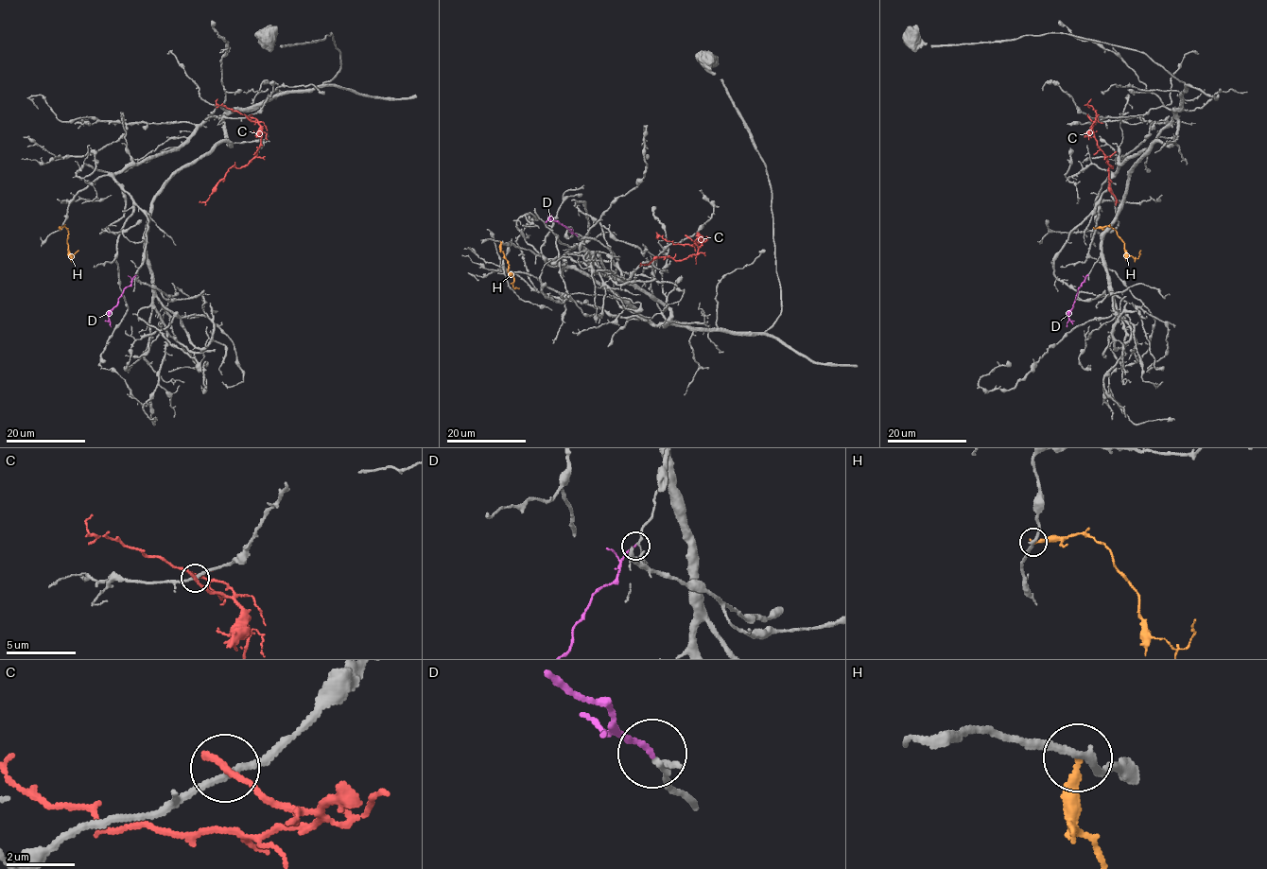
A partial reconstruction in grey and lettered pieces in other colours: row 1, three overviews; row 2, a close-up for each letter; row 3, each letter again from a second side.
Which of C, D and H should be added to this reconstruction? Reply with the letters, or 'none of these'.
D

